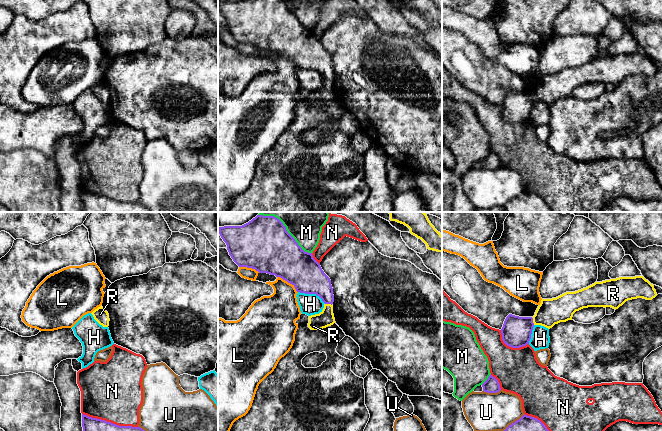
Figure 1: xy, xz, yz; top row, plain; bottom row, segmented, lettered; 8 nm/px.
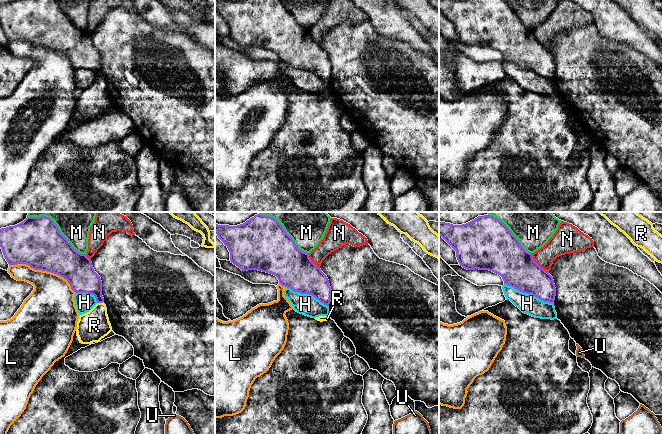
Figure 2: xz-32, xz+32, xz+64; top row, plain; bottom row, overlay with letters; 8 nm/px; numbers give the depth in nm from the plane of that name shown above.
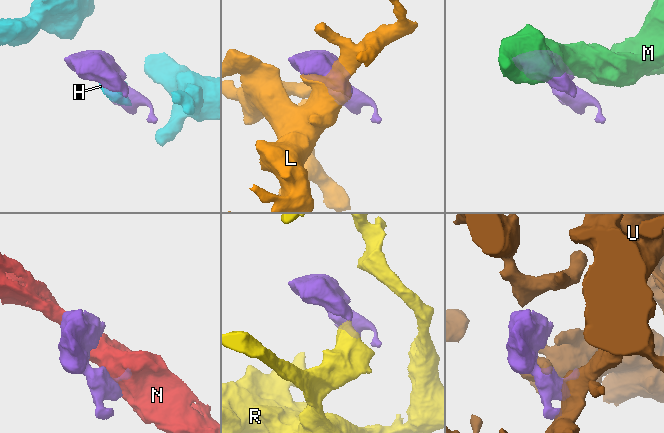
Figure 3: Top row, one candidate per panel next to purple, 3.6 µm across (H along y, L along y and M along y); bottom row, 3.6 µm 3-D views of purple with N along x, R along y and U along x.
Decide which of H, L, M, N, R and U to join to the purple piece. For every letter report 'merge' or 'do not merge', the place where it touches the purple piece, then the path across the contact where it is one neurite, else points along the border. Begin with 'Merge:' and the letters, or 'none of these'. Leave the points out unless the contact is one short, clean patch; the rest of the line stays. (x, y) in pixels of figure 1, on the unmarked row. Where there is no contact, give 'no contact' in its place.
Merge: R
H: do not merge; meets purple in xz at (312, 69)
L: do not merge; meets purple in xz at (288, 58)
M: do not merge; meets purple in xz at (295, 17)
N: do not merge; meets purple in yz at (510, 122)
R: merge; meets purple in xz at (328, 79); runs through xz (310, 54), (326, 70), (328, 79), (325, 94)
U: do not merge; meets purple in yz at (491, 168)

